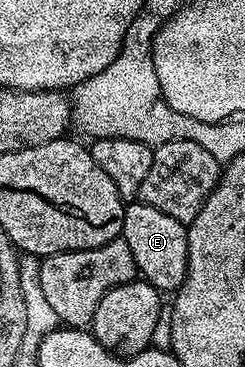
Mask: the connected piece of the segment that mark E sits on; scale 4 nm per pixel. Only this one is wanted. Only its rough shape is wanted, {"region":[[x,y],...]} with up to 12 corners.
{"region":[[126,204],[121,240],[163,294],[188,270],[187,225]]}

